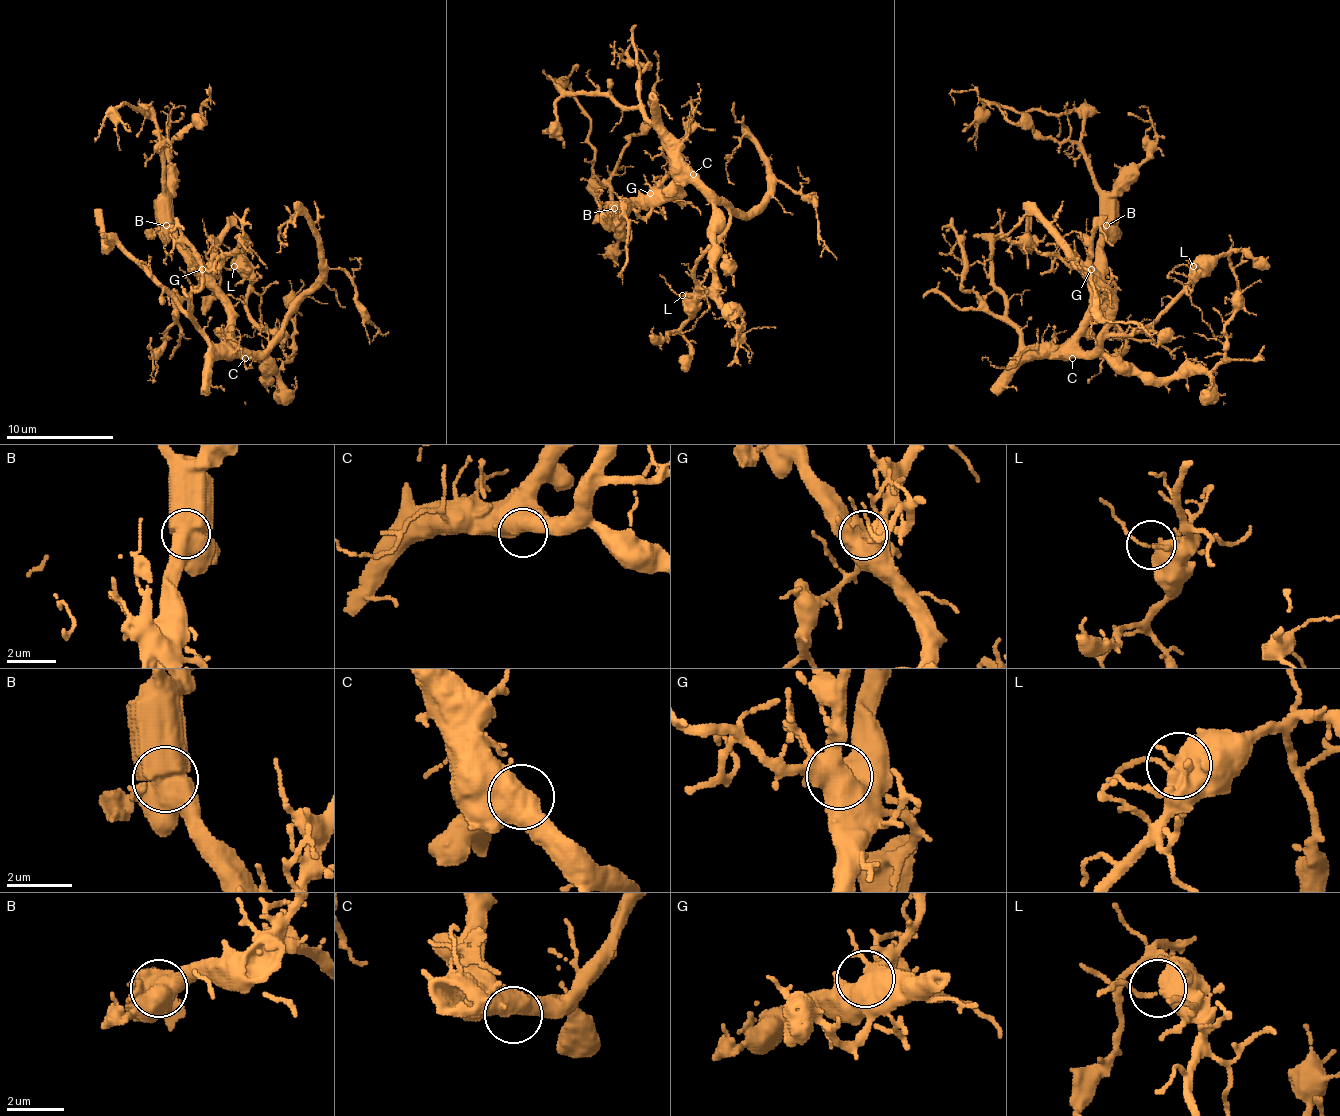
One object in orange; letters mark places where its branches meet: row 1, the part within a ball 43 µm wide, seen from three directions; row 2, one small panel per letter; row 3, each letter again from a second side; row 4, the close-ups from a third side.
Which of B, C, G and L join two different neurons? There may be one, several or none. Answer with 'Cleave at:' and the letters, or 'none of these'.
Cleave at: none of these

